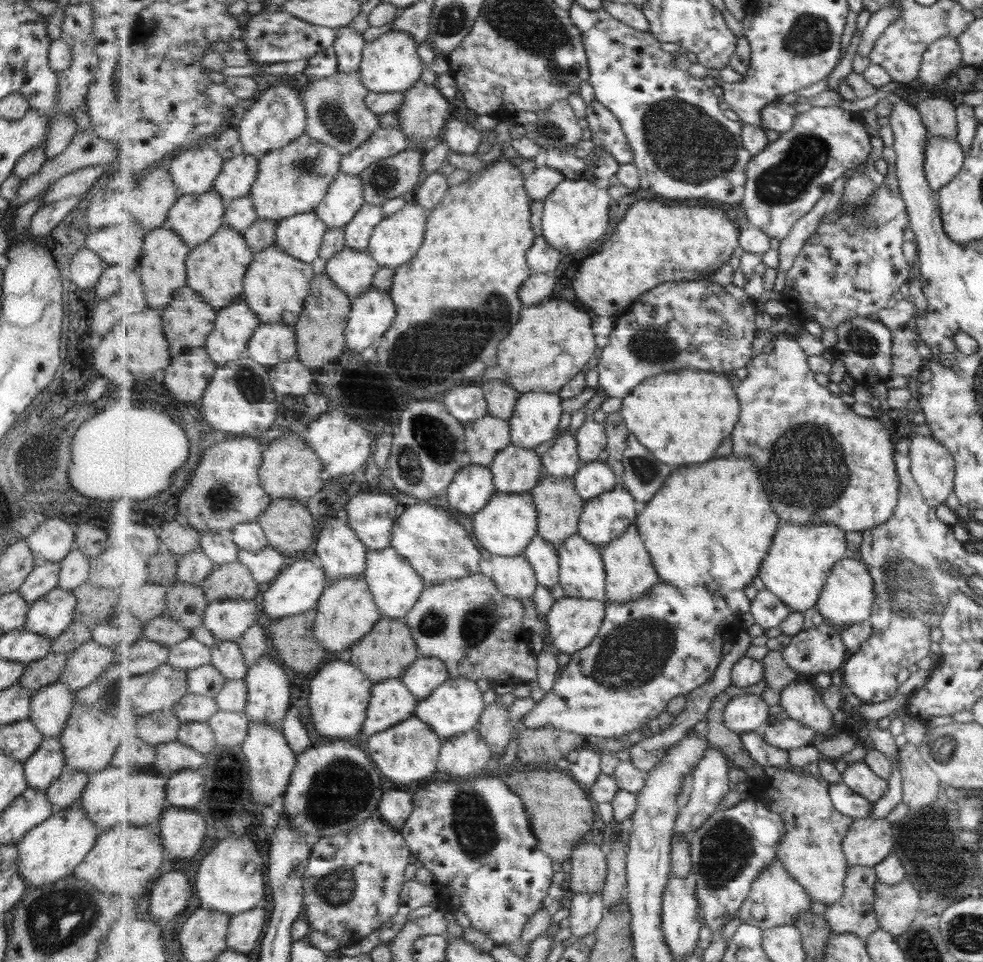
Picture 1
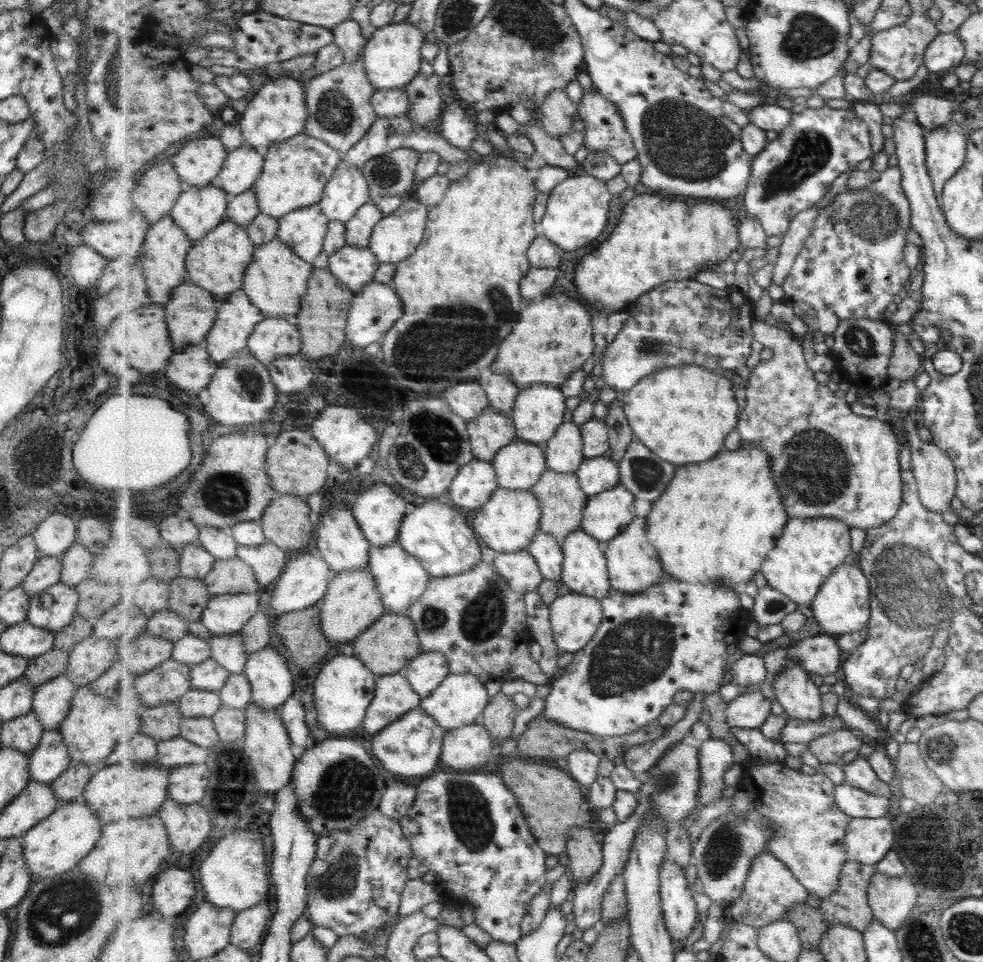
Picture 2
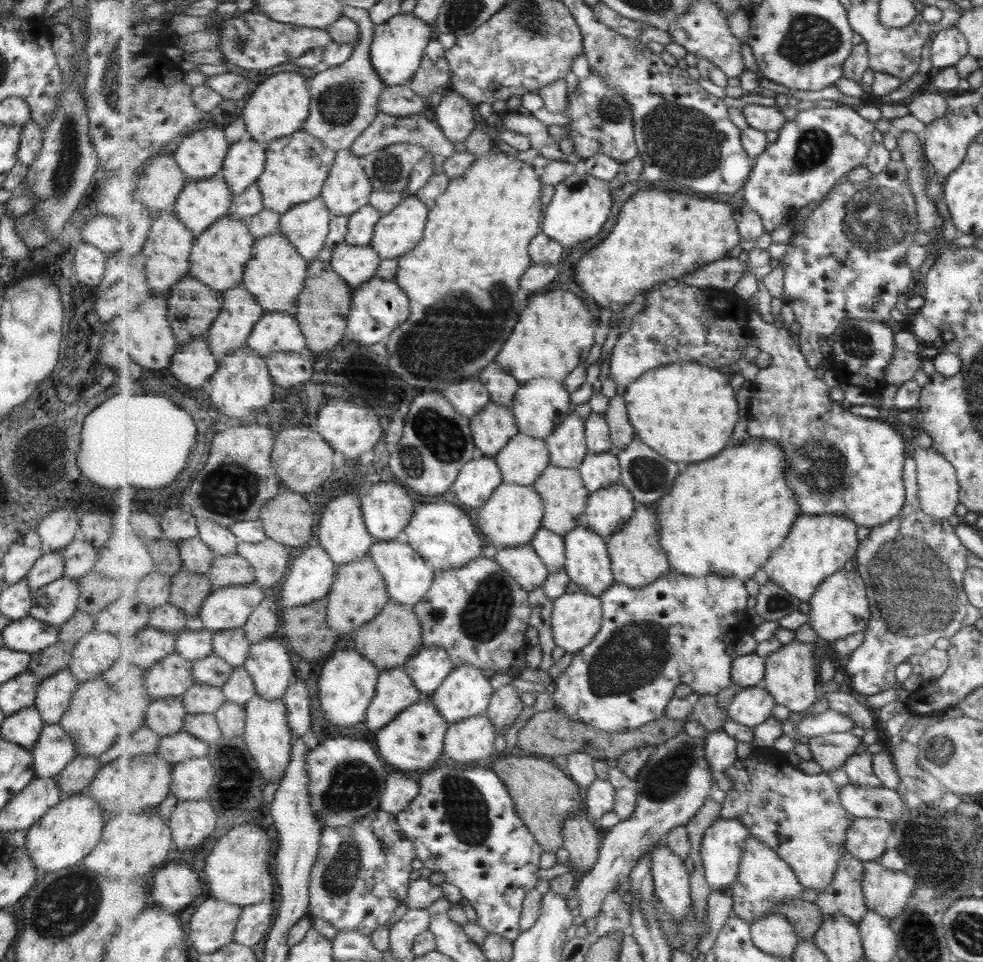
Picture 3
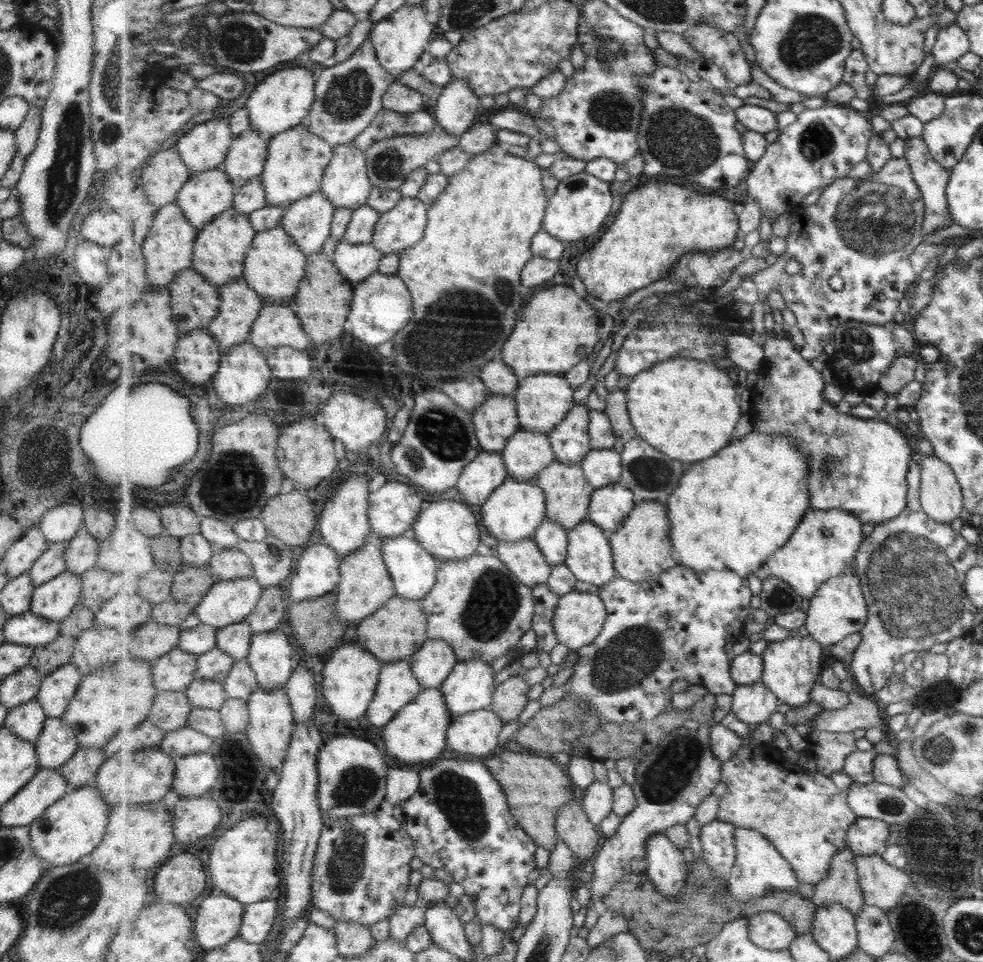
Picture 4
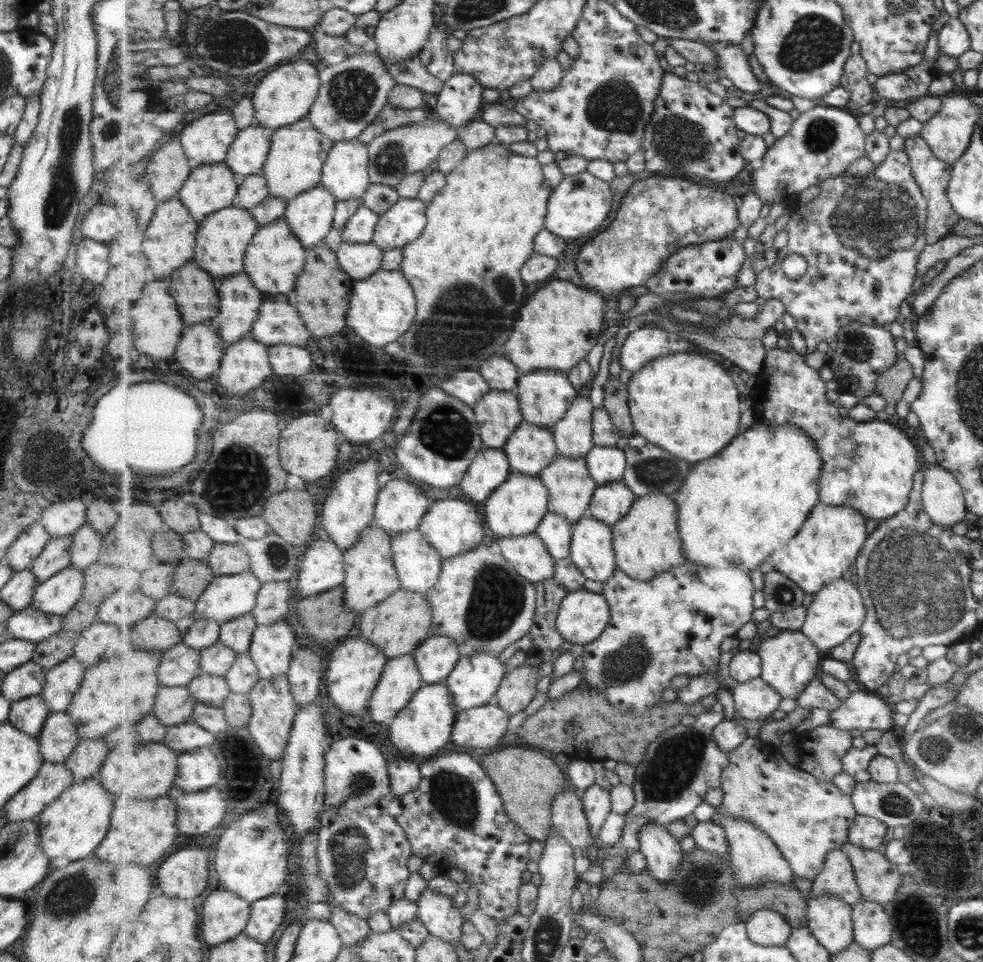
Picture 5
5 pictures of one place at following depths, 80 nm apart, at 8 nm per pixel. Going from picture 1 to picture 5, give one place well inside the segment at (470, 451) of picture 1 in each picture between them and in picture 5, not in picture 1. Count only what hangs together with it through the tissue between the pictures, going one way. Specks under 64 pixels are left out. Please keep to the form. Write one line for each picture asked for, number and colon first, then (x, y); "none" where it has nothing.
2: (492, 431)
3: (494, 426)
4: (496, 421)
5: (499, 414)

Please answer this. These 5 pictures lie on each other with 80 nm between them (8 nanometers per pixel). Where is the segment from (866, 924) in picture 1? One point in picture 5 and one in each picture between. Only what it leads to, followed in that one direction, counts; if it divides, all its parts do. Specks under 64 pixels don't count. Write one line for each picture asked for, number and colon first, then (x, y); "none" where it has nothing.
2: (850, 905)
3: (845, 896)
4: (842, 887)
5: (838, 878)

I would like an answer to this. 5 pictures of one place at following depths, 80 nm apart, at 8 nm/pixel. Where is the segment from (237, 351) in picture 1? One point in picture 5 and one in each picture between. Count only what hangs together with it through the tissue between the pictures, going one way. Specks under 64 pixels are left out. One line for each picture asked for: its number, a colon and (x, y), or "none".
2: (237, 318)
3: (241, 311)
4: (241, 305)
5: (240, 300)

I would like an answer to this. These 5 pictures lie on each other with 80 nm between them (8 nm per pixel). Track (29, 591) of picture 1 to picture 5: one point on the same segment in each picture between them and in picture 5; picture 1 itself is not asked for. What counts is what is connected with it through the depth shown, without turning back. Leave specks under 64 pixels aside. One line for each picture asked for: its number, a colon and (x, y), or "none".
2: (46, 571)
3: (49, 566)
4: (51, 562)
5: (55, 555)

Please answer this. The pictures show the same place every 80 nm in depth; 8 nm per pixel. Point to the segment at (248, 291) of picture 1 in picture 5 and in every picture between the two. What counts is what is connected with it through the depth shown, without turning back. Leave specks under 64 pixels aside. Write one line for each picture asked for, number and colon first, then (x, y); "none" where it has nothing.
2: (277, 279)
3: (277, 273)
4: (275, 266)
5: (276, 257)

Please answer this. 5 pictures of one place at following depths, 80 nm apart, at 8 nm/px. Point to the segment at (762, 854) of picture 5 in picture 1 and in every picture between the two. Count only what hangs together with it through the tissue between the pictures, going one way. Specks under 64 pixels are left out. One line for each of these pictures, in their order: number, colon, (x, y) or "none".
1: (776, 899)
2: (772, 891)
3: (765, 880)
4: (761, 870)

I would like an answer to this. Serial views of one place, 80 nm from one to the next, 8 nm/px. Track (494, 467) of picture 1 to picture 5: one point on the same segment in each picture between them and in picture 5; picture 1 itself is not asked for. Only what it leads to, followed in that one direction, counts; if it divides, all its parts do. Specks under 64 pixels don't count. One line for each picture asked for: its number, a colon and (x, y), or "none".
2: (520, 465)
3: (523, 460)
4: (527, 453)
5: (532, 448)

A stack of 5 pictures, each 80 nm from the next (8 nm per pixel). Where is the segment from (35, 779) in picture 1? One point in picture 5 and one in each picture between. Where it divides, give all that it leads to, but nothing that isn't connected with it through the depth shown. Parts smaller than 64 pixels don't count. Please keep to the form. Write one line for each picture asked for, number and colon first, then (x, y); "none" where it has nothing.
2: (49, 758)
3: (53, 749)
4: (56, 743)
5: (58, 736)

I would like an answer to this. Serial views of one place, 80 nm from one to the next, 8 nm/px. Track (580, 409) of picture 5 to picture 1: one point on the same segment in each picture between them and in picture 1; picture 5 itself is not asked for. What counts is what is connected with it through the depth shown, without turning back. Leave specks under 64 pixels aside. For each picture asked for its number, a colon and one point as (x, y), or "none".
1: (562, 460)
2: (565, 453)
3: (568, 448)
4: (571, 441)

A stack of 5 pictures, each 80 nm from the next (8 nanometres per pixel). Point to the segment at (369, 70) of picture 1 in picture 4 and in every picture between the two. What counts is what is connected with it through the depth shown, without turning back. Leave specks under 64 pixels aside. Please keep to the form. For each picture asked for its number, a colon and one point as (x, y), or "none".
2: (393, 55)
3: (397, 50)
4: (400, 41)

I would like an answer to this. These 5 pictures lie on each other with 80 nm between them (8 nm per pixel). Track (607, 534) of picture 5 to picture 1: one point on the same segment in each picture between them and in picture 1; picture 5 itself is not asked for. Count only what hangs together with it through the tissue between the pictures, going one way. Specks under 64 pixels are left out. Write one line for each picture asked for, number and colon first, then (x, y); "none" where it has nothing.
1: (583, 574)
2: (586, 571)
3: (589, 564)
4: (590, 555)

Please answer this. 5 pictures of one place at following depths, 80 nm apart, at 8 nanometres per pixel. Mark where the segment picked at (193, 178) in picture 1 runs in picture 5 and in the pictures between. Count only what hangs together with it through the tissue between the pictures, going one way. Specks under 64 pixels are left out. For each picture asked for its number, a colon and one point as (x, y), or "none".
2: (199, 162)
3: (202, 155)
4: (205, 147)
5: (207, 140)

